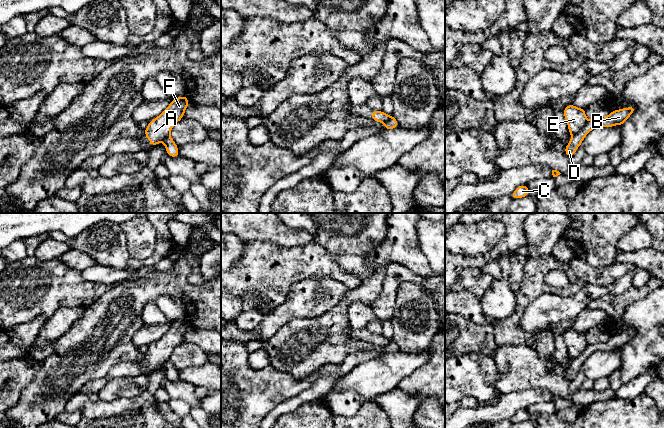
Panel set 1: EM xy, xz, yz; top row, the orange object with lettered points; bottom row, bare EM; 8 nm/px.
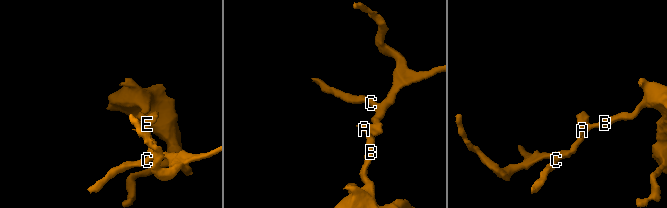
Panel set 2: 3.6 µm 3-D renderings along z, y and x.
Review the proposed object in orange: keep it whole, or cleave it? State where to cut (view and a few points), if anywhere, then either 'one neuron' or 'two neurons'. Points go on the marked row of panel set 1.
cut in yz along (587, 121), (572, 136); two neurons

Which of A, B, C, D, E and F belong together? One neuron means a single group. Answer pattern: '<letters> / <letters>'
A E F / B C D

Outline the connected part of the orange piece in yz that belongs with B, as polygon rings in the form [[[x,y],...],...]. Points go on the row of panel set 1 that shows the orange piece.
[[[630,106],[628,108],[623,108],[619,110],[611,111],[610,114],[606,118],[598,118],[596,120],[588,120],[583,128],[572,138],[570,139],[570,143],[565,146],[565,154],[571,158],[577,148],[581,146],[581,143],[585,136],[594,128],[597,127],[613,127],[615,125],[623,125],[626,120],[629,118],[631,114],[636,111],[635,106]]]

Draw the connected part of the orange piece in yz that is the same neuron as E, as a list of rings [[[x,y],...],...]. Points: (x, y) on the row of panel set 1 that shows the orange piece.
[[[570,103],[563,110],[568,130],[572,136],[577,134],[586,124],[586,113],[584,108],[577,108]]]

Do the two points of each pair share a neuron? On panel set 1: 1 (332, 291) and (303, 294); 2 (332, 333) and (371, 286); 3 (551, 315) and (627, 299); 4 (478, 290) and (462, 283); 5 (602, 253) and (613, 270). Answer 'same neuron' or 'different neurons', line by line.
1: same neuron
2: same neuron
3: different neurons
4: same neuron
5: different neurons

